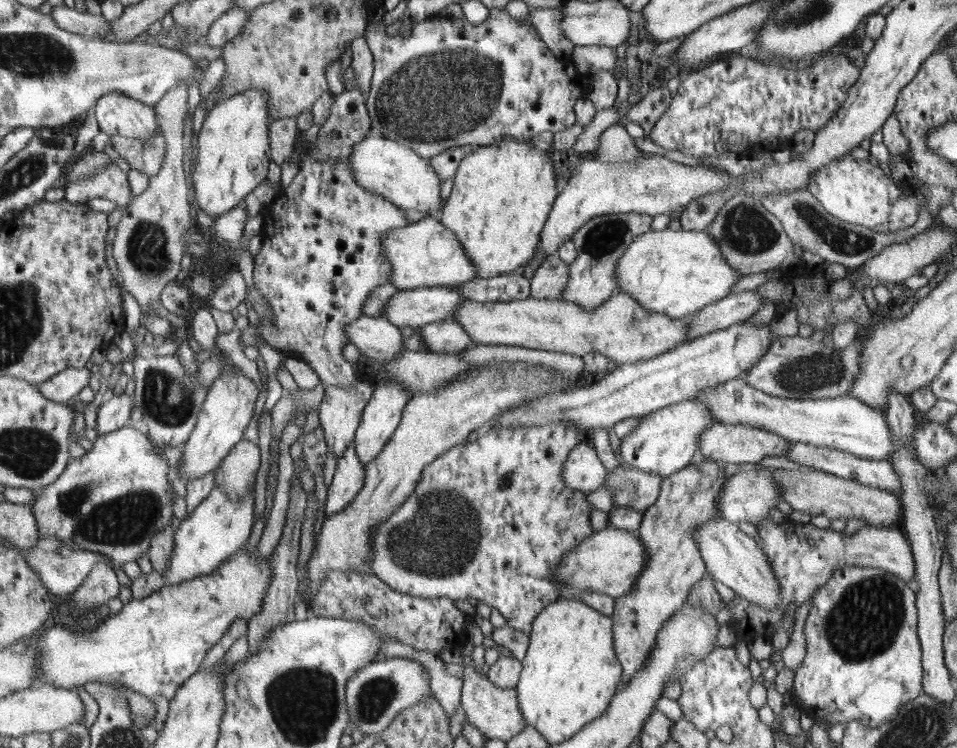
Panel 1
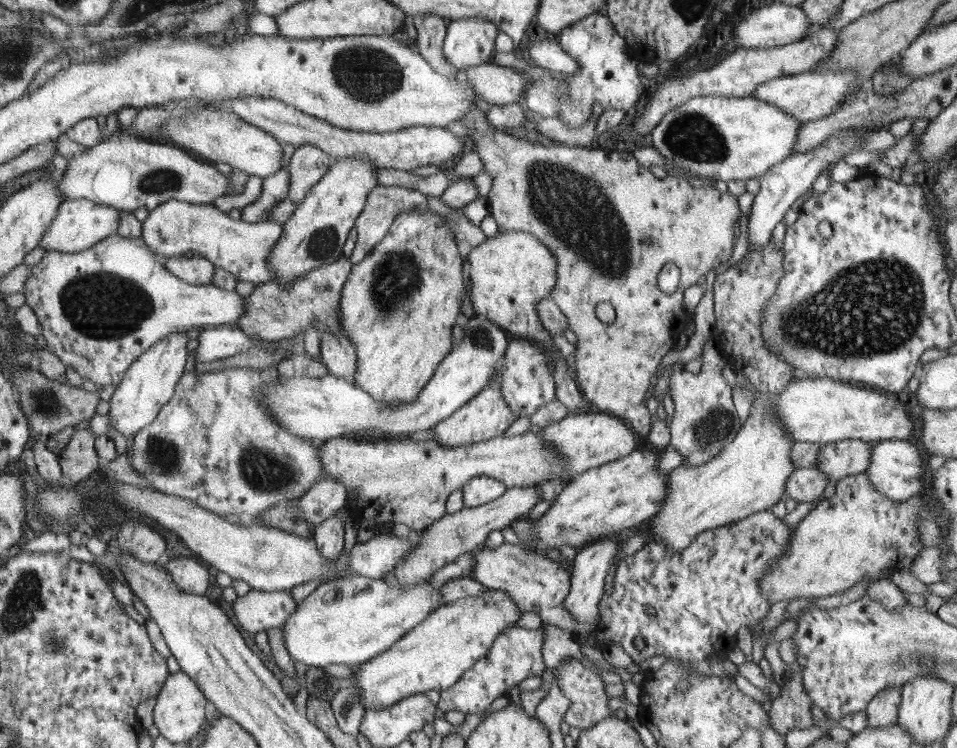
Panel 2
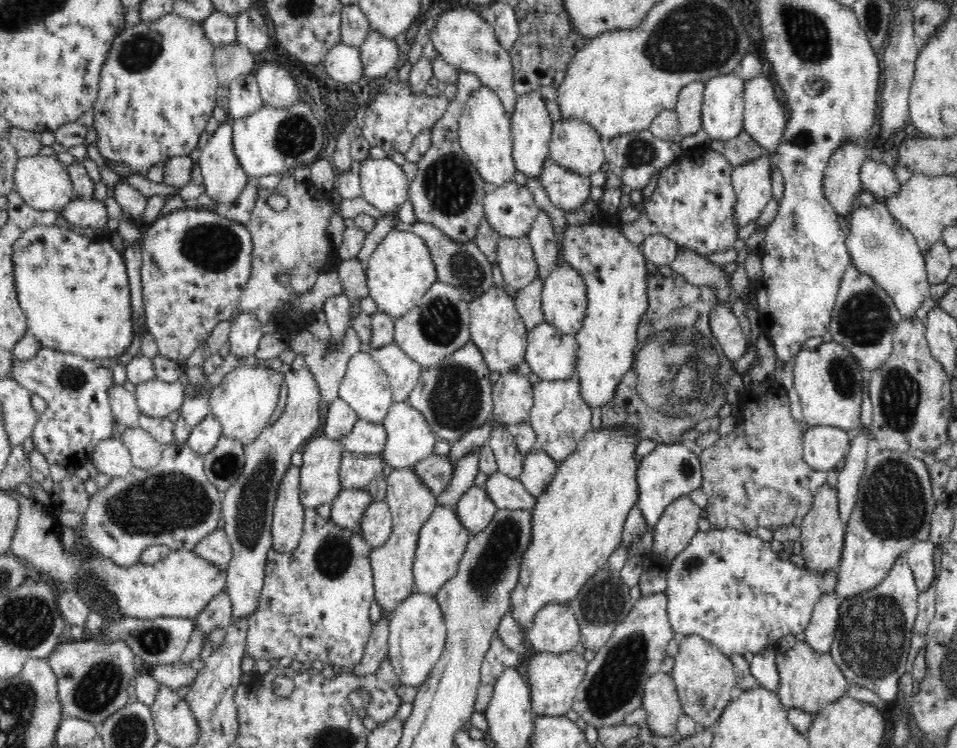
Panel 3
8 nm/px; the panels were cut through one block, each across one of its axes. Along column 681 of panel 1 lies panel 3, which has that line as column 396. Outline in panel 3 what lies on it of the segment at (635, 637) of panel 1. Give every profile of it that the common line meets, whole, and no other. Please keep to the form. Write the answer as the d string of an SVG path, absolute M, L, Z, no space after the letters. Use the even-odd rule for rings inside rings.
M413 468L393 469L387 476L386 503L390 506L393 526L388 542L370 552L371 573L373 574L374 596L381 612L390 617L400 602L415 592L413 562L418 535L423 522L432 514L437 504L434 496L418 478Z

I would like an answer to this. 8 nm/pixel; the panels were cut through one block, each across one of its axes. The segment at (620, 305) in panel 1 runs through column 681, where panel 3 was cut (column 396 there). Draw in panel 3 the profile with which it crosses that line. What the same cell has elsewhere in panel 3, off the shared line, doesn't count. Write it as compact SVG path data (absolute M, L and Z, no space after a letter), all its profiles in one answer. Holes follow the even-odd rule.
M437 281L422 300L394 321L394 344L423 369L437 368L439 362L470 341L470 308L460 291L446 282Z

